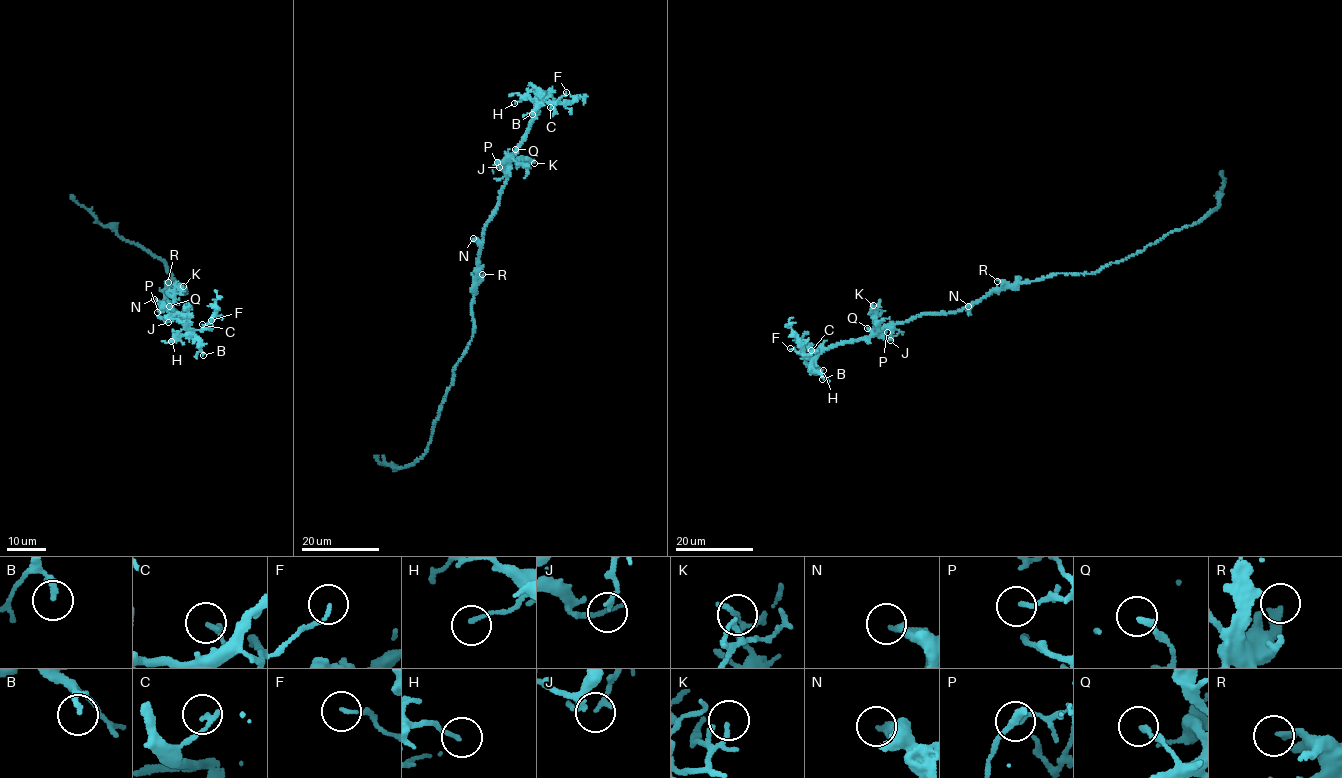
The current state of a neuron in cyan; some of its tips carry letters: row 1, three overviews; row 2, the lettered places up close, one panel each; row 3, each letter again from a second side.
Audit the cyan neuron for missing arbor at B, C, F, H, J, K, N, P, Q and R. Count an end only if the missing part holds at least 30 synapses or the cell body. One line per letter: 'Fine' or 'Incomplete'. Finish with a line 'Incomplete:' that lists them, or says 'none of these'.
B: Fine
C: Fine
F: Fine
H: Fine
J: Fine
K: Fine
N: Fine
P: Fine
Q: Fine
R: Fine
Incomplete: none of these

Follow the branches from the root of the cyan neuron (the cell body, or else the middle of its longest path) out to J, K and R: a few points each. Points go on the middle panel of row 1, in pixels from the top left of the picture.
J: (471, 306), (484, 226), (497, 205), (508, 173), (499, 167)
K: (471, 306), (484, 226), (497, 205), (511, 162), (527, 159), (534, 163)
R: (471, 306), (474, 280), (482, 274)

